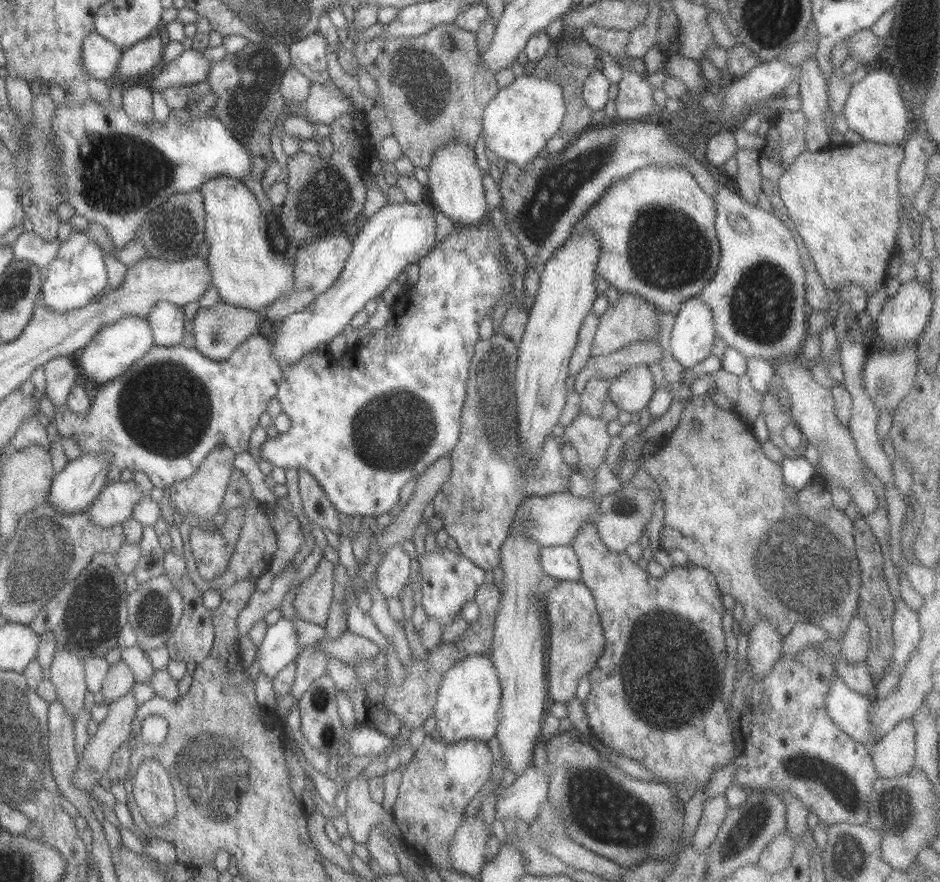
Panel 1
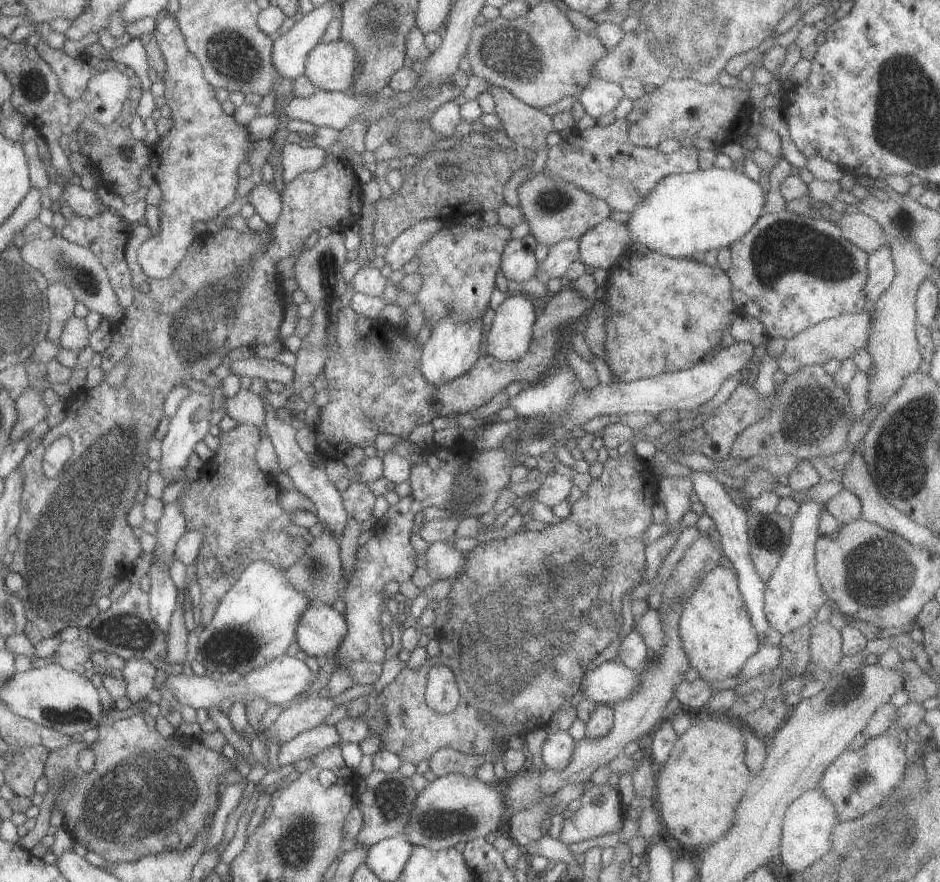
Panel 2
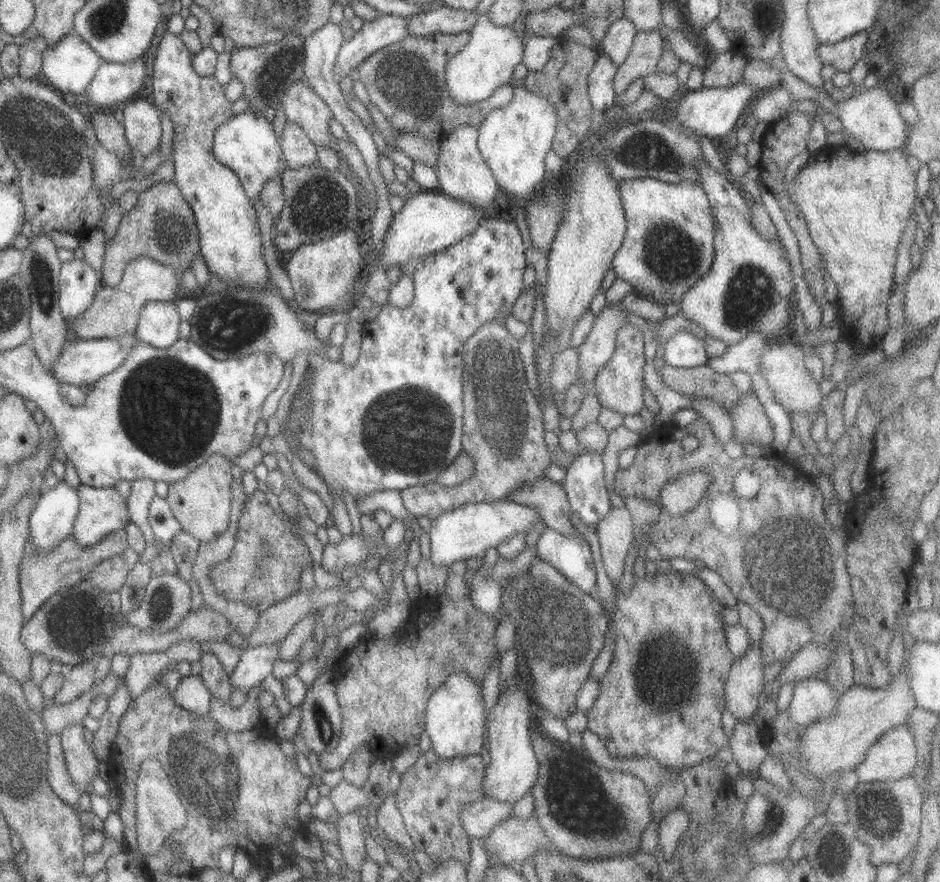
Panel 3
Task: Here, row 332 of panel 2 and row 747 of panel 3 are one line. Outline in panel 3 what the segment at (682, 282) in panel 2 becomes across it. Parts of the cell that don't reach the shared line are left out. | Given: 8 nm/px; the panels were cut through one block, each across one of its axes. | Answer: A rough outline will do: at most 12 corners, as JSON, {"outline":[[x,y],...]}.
{"outline":[[668,569],[614,585],[586,713],[611,758],[713,758],[724,607]]}

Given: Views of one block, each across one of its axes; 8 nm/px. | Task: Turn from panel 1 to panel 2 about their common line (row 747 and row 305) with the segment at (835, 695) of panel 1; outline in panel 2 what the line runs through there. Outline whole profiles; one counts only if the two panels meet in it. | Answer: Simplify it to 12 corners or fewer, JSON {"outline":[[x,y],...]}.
{"outline":[[889,245],[869,252],[863,284],[866,308],[894,275]]}

